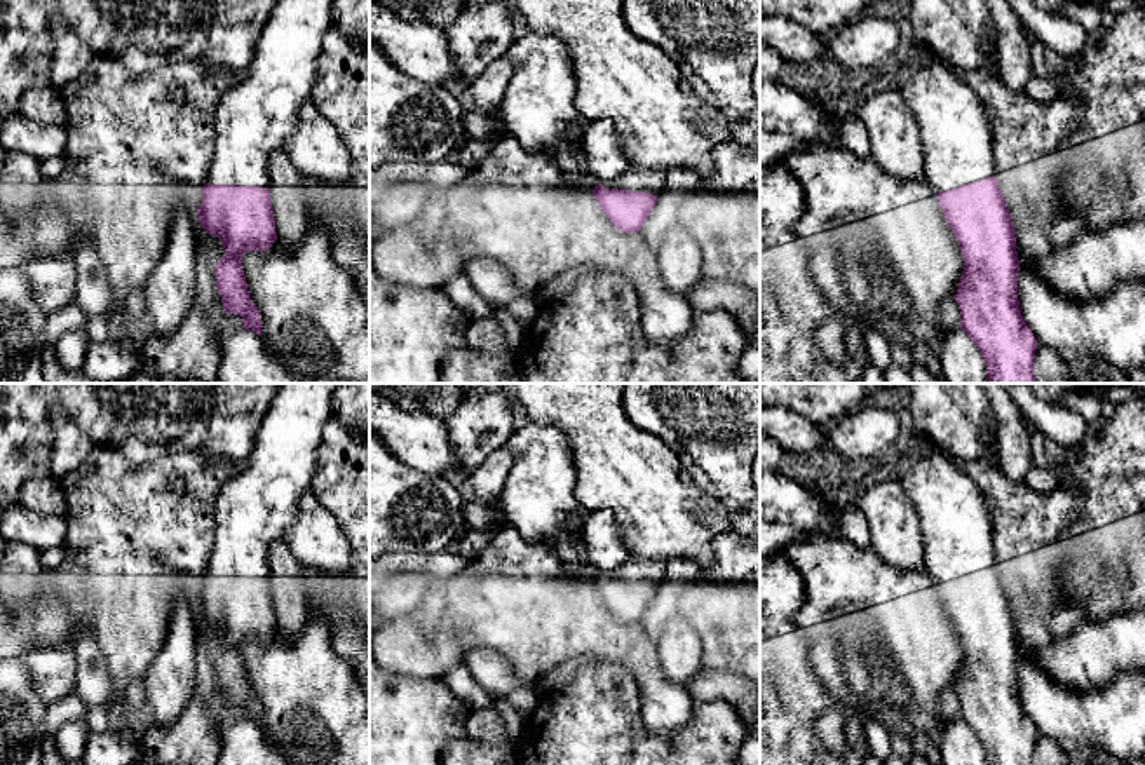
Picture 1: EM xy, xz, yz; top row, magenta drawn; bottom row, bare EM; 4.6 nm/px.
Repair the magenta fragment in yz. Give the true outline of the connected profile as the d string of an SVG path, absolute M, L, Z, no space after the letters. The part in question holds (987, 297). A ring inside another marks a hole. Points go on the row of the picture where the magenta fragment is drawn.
M941 56L915 75L901 96L917 117L927 181L962 253L964 274L953 296L960 310L960 329L981 352L986 383L1035 383L1037 340L1020 310L1014 227L993 178L993 138L983 103L967 73Z

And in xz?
M631 166L617 179L598 183L593 197L619 232L633 234L641 230L664 186L664 171Z

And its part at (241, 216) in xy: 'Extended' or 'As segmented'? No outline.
Extended

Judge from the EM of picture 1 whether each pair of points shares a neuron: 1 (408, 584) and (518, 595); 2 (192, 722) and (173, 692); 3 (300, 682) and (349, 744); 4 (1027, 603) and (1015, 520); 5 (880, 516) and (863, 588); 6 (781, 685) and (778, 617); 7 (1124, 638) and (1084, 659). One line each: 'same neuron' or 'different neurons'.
1: different neurons
2: different neurons
3: same neuron
4: same neuron
5: different neurons
6: same neuron
7: same neuron

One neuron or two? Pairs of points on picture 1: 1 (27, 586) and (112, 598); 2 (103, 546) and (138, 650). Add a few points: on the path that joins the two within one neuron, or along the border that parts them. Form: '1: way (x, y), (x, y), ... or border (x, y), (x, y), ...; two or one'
1: border (40, 577), (37, 586); two
2: way (133, 558), (142, 567), (138, 621); one

